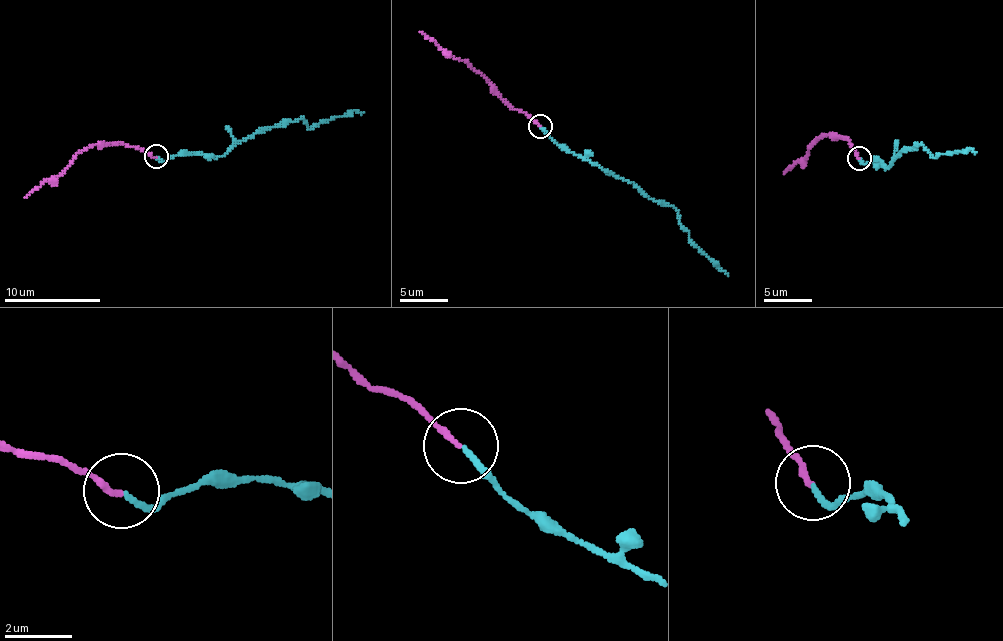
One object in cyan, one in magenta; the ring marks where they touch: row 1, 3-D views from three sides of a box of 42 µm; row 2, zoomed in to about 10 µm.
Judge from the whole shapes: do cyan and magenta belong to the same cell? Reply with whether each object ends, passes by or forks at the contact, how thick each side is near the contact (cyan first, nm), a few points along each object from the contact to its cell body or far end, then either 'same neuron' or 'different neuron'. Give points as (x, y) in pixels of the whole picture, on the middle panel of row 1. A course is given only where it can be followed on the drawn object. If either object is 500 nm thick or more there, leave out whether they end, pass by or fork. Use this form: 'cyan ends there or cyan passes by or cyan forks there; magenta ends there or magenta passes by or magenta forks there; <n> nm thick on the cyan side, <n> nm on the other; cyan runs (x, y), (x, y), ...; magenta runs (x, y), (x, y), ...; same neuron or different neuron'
cyan ends there; magenta ends there; 160 nm thick on the cyan side, 180 nm on the other; cyan runs (540, 126), (573, 155), (599, 165), (673, 208), (681, 226), (728, 276); magenta runs (540, 126), (523, 112), (512, 109), (484, 77), (419, 32); different neuron

